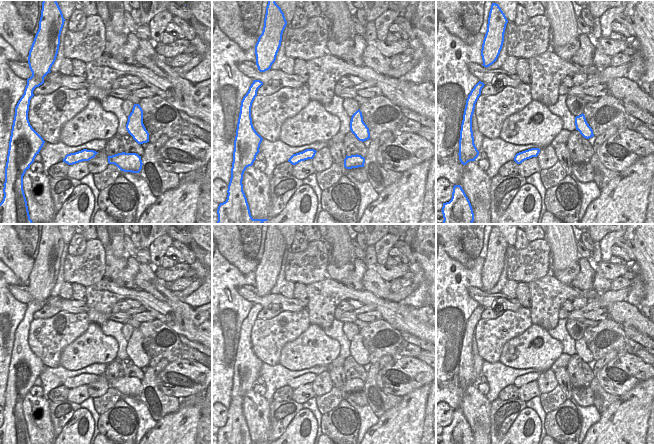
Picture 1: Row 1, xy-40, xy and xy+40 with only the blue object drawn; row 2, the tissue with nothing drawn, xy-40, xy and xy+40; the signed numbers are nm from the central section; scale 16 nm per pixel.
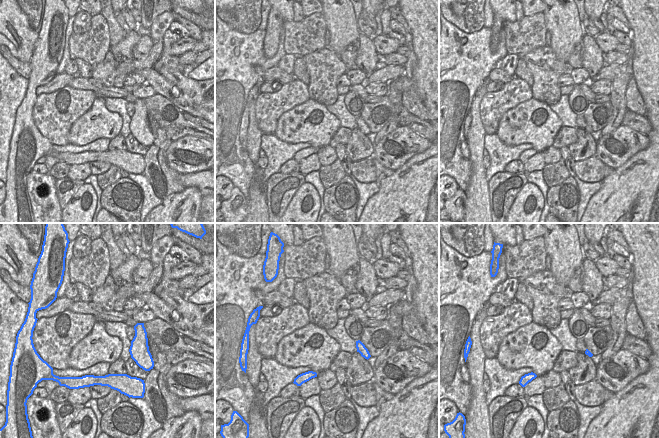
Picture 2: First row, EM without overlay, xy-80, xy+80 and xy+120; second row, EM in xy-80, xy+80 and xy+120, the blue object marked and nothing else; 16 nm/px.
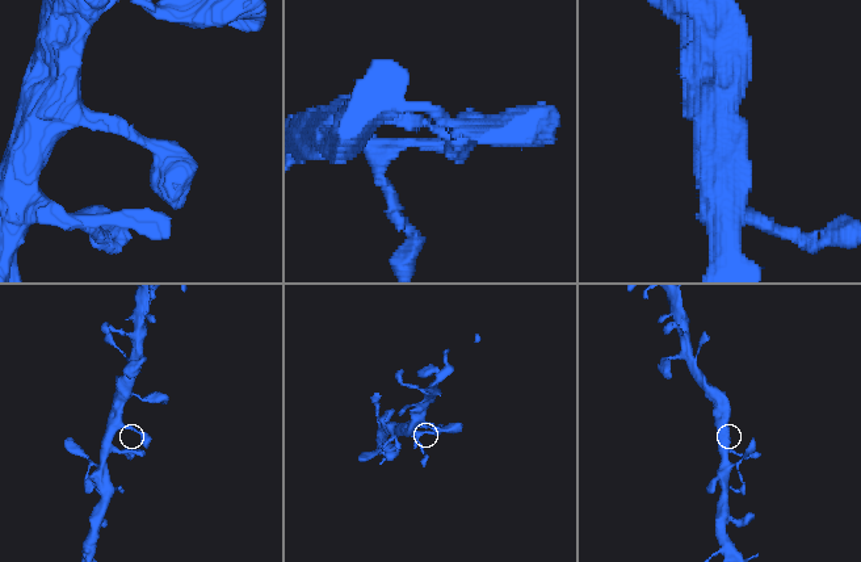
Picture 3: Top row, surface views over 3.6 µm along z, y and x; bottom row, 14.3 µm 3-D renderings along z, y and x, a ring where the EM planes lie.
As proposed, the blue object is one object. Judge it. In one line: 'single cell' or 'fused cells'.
single cell

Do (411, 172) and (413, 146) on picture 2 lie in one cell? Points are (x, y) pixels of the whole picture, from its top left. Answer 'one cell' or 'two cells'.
two cells

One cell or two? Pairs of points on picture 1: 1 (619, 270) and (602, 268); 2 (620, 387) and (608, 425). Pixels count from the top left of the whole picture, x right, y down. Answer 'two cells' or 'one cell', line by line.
1: one cell
2: two cells

